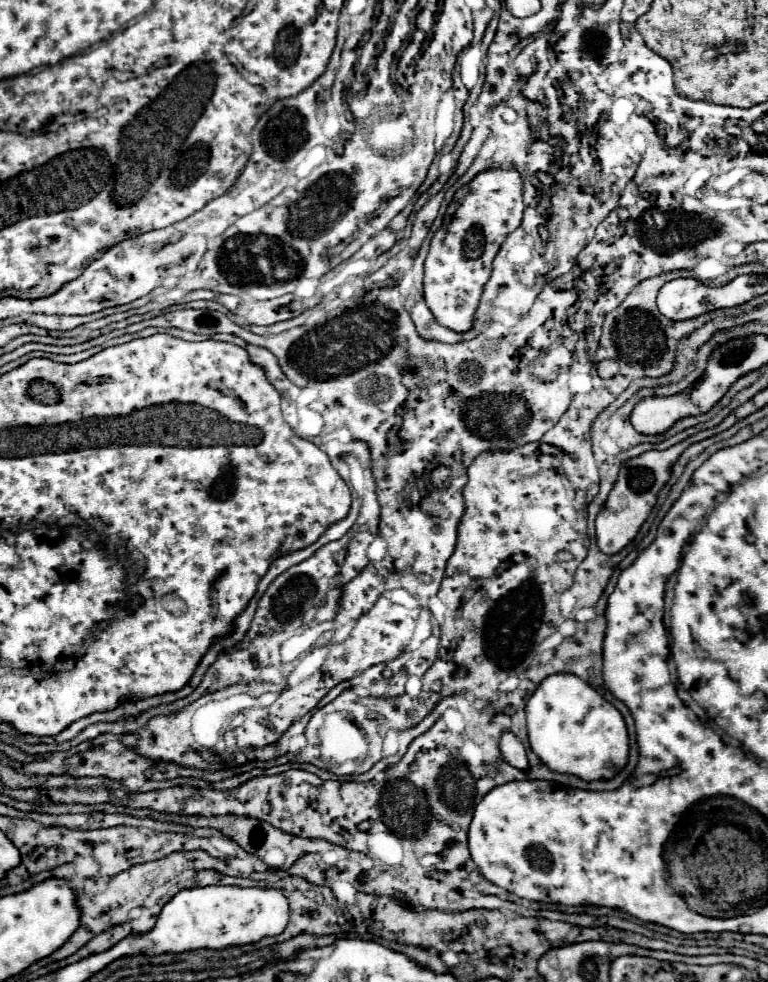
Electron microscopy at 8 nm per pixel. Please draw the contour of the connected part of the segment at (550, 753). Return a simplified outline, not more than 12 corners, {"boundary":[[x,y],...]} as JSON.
{"boundary":[[547,676],[525,706],[555,772],[613,778],[623,716],[583,678]]}

